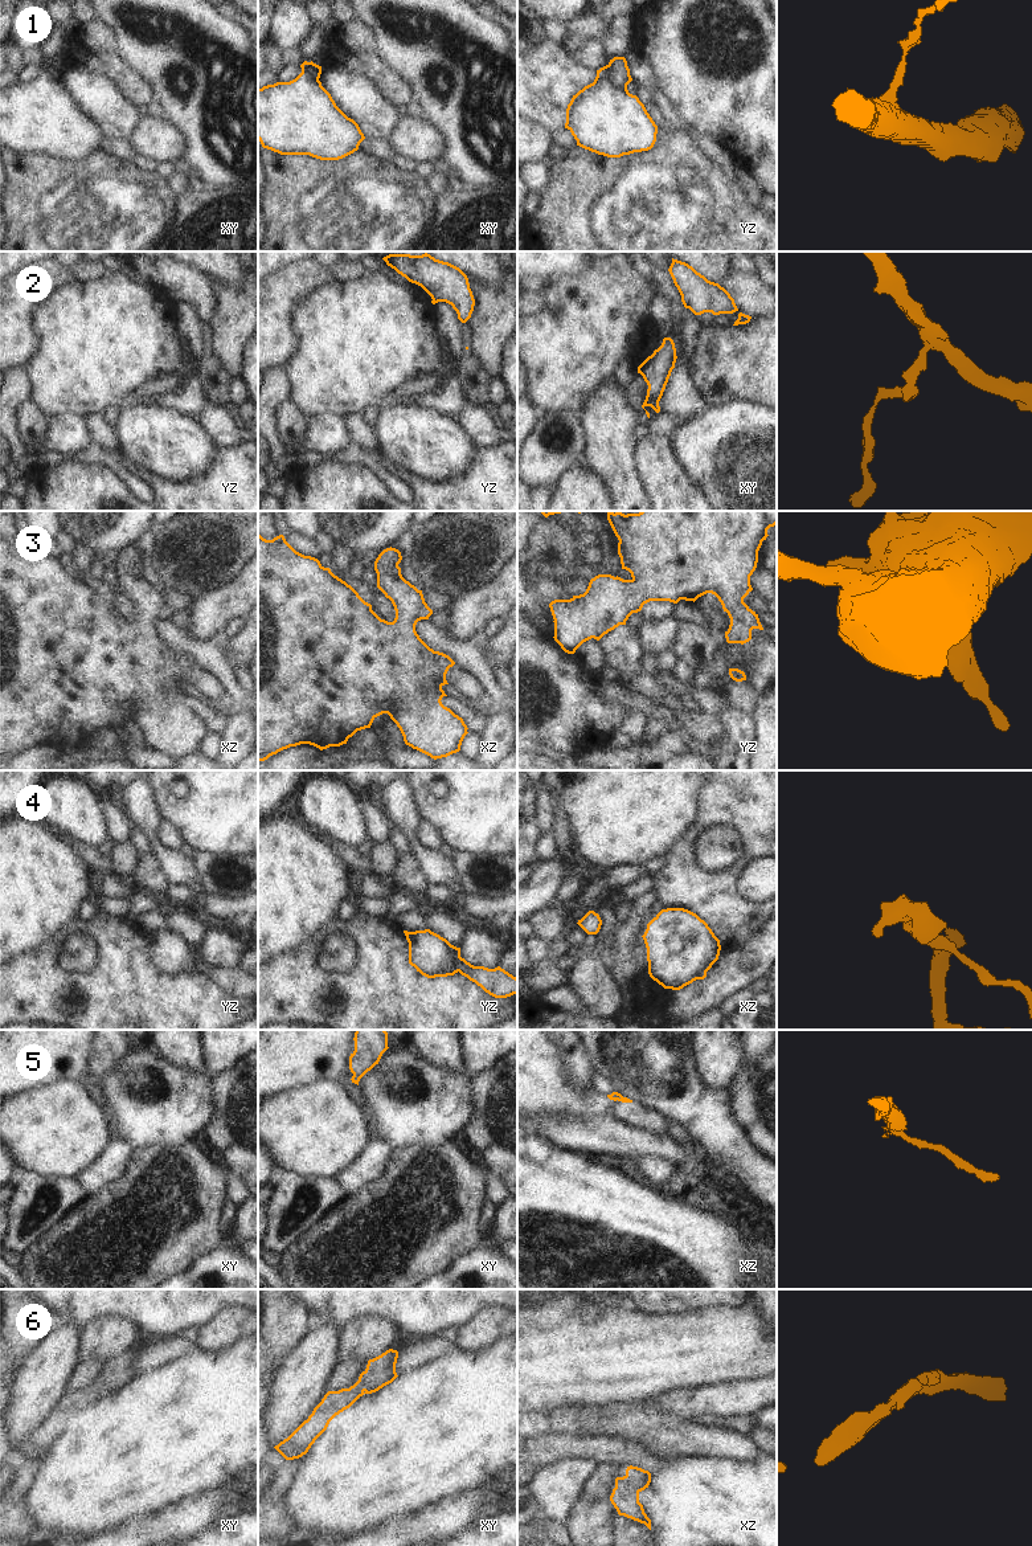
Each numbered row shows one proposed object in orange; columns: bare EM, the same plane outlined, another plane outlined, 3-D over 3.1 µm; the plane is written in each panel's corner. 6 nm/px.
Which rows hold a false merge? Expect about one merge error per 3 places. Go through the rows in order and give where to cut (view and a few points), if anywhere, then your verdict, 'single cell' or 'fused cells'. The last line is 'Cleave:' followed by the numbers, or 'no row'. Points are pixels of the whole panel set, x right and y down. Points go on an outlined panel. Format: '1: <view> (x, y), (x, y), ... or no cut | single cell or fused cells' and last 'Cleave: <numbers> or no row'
1: yz (609, 64), (610, 80), (617, 86), (626, 89) | fused cells
2: no cut | single cell
3: no cut | single cell
4: yz (461, 957), (458, 970) | fused cells
5: xz (614, 1092), (617, 1099) | fused cells
6: no cut | single cell
Cleave: 1, 4, 5

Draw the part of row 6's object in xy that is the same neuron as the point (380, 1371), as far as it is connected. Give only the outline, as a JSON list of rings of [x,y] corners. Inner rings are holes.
[[[389,1349],[369,1359],[366,1369],[353,1386],[339,1391],[328,1391],[308,1419],[274,1448],[286,1460],[299,1459],[306,1455],[336,1415],[349,1408],[364,1394],[376,1392],[398,1377],[396,1373],[397,1358],[398,1351]]]

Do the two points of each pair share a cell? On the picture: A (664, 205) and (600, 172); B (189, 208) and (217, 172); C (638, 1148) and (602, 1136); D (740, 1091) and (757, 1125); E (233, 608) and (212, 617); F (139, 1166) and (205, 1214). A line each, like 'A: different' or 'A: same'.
A: same
B: different
C: same
D: same
E: same
F: same

